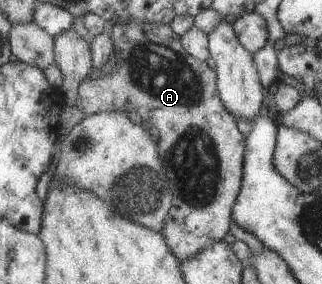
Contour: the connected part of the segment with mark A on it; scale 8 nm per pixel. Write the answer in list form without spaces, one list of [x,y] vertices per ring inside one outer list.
[[[130,19],[126,21],[126,23],[112,24],[109,27],[109,32],[118,61],[110,76],[93,81],[87,79],[83,83],[80,83],[75,106],[82,110],[86,116],[101,112],[121,112],[122,114],[128,114],[134,111],[140,114],[144,122],[148,121],[148,124],[156,127],[156,129],[160,131],[160,139],[158,139],[157,142],[159,147],[159,157],[162,159],[163,169],[166,171],[168,179],[170,179],[169,187],[171,197],[173,198],[171,200],[171,209],[167,214],[168,221],[161,233],[164,235],[172,253],[174,253],[177,258],[182,261],[192,255],[195,255],[196,253],[202,252],[207,246],[210,245],[210,243],[214,241],[221,241],[230,230],[230,225],[233,223],[233,208],[236,204],[243,179],[243,164],[245,159],[244,135],[240,133],[240,129],[237,127],[236,118],[226,110],[224,103],[219,97],[217,74],[210,69],[206,62],[188,55],[188,53],[183,49],[181,37],[176,35],[168,24],[156,24],[149,22],[143,23]]]

